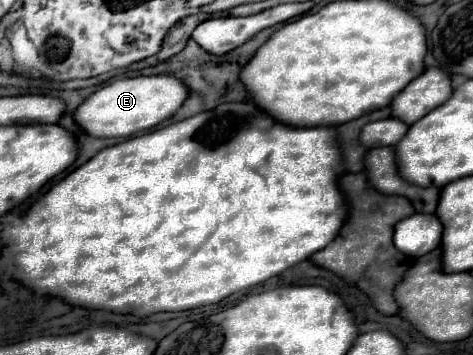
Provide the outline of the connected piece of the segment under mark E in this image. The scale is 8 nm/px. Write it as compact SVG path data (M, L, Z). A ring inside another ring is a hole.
M157 74L157 76L135 76L115 80L101 90L93 92L77 110L75 120L87 130L91 136L97 138L127 138L137 132L151 130L161 122L169 120L187 100L189 86L171 76L171 74Z

